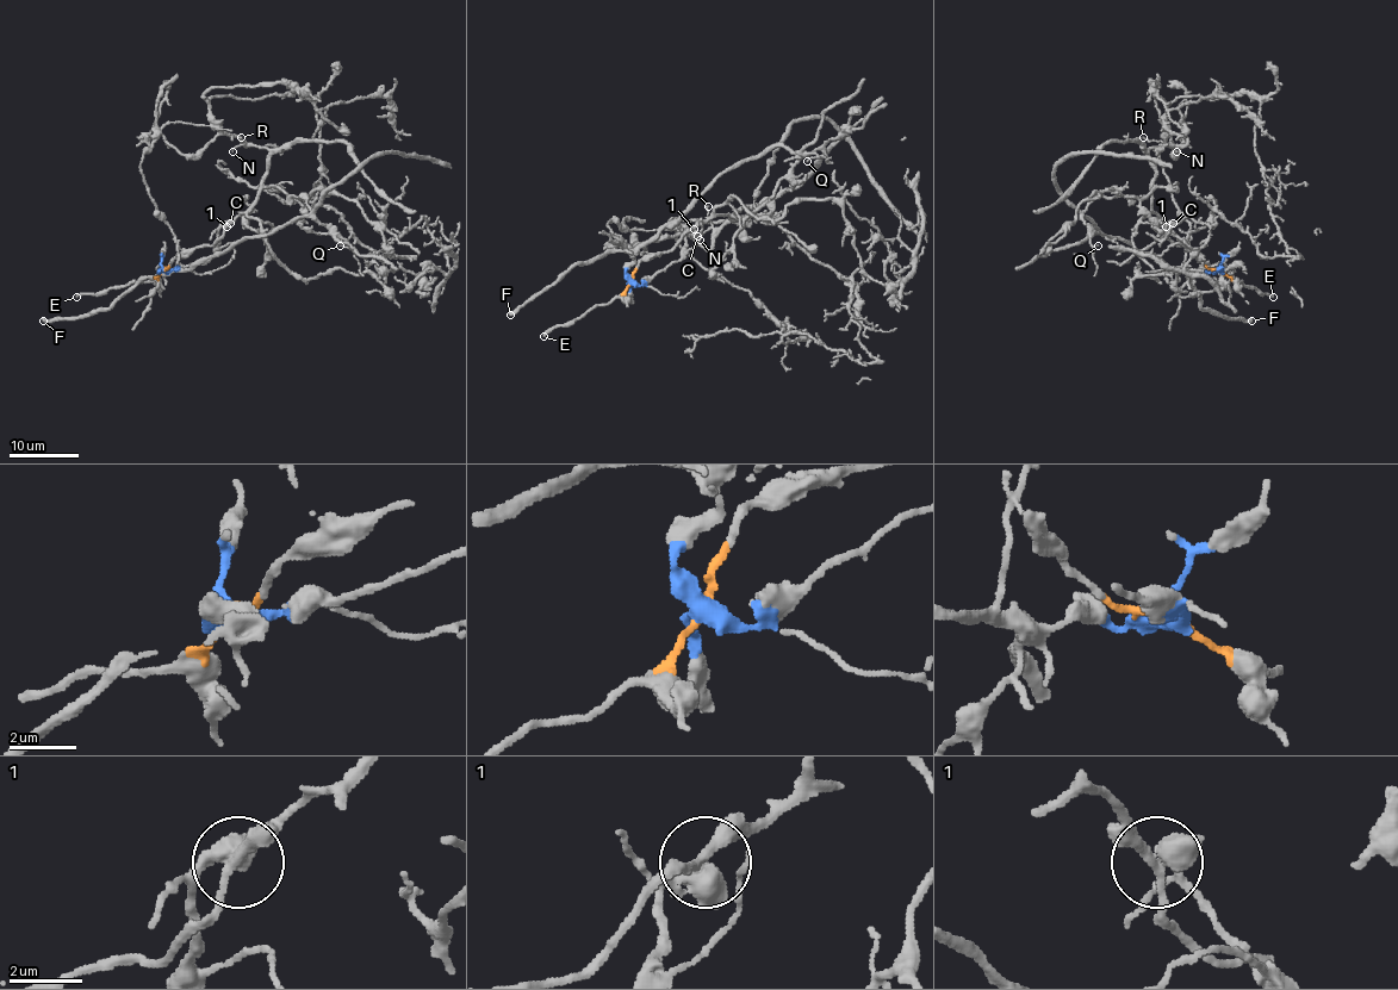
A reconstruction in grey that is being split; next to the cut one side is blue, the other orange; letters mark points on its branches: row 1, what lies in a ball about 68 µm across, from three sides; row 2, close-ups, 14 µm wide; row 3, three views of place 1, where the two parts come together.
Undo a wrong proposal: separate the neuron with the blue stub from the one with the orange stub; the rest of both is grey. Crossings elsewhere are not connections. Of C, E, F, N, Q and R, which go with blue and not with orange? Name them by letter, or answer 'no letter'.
C, F, Q

